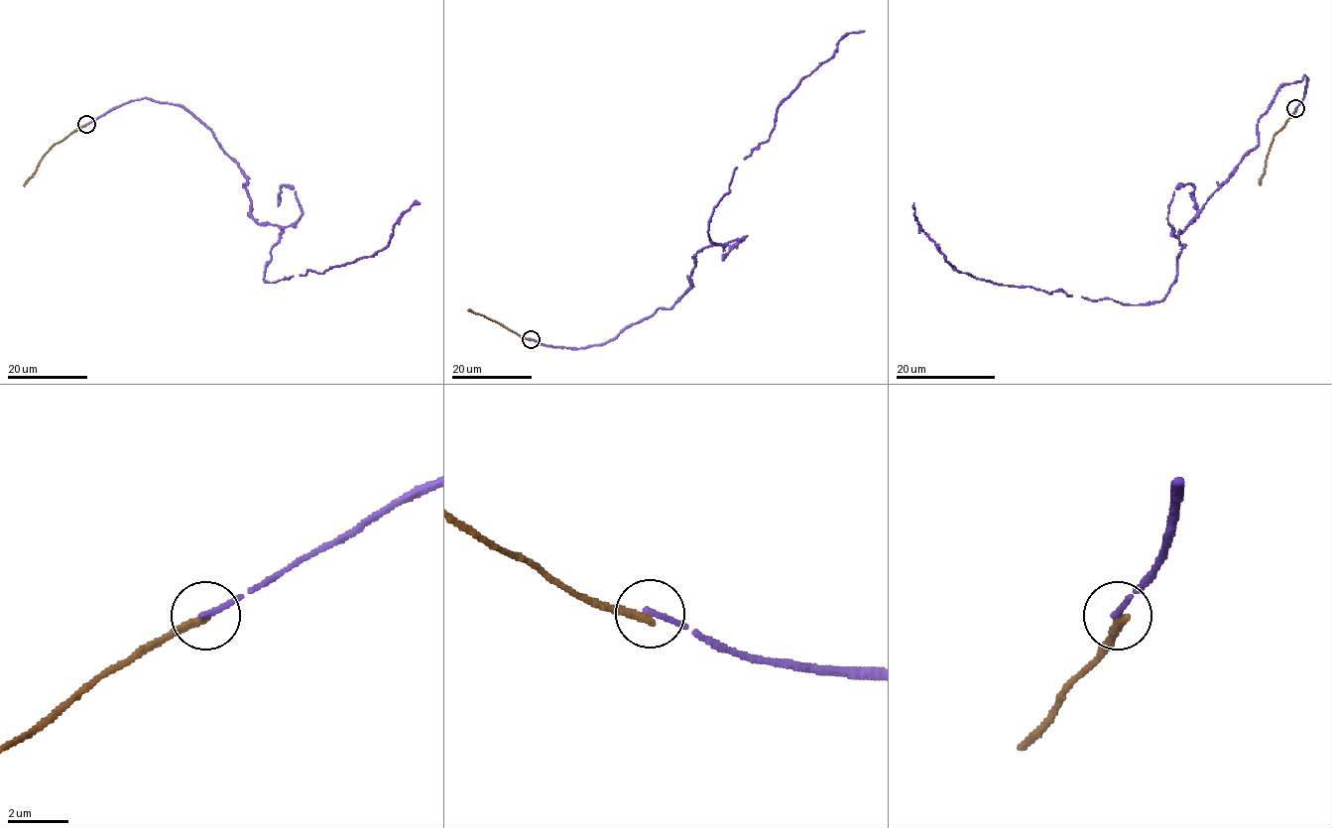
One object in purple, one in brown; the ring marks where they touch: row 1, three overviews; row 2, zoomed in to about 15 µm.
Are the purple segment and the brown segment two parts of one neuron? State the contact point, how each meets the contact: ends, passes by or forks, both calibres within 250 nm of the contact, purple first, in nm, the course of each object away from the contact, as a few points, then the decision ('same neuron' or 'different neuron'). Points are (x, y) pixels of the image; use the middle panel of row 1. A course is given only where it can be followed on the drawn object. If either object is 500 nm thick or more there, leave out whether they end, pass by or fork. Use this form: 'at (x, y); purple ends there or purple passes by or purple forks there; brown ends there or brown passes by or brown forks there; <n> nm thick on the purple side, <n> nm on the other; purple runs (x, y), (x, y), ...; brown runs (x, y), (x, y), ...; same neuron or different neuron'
at (531, 339); purple ends there; brown ends there; 180 nm thick on the purple side, 280 nm on the other; purple runs (531, 339), (592, 346), (668, 309), (695, 255), (724, 247), (709, 238), (713, 208), (777, 107), (864, 31); brown runs (531, 339), (468, 310); different neuron

